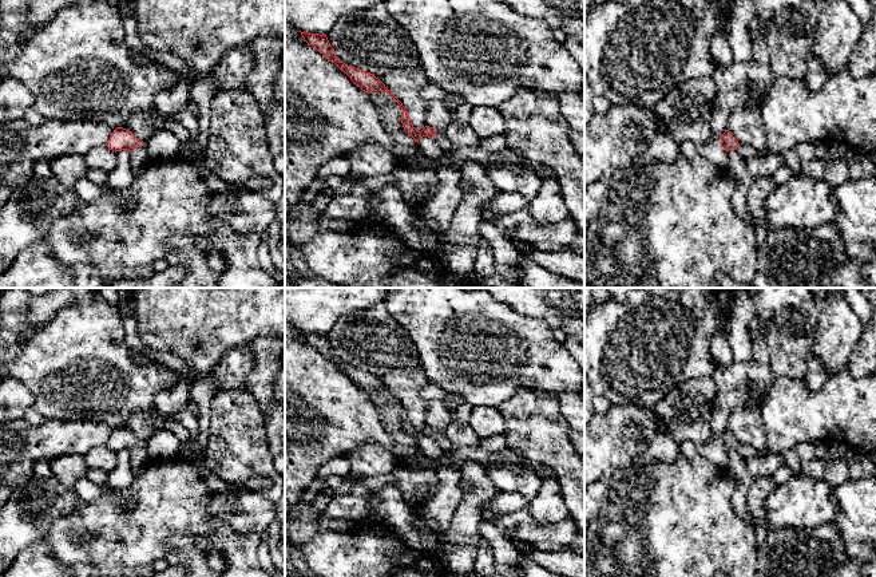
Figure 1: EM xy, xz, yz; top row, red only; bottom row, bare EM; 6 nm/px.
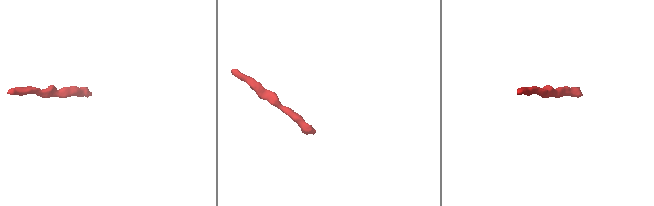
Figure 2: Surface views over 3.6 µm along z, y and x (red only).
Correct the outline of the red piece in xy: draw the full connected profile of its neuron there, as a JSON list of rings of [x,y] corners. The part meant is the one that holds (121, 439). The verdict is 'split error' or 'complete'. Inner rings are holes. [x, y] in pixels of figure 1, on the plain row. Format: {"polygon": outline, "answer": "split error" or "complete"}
{"polygon": [[[116,427],[106,446],[112,451],[127,450],[130,452],[130,465],[136,477],[152,461],[144,444],[128,430]]], "answer": "split error"}

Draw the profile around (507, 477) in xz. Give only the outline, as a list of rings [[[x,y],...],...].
[[[499,463],[485,466],[485,471],[500,493],[516,493],[531,501],[540,490],[540,477],[526,466]]]

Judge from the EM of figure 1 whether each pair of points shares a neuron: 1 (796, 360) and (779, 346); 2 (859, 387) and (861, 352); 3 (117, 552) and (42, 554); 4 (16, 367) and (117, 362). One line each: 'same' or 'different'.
1: same
2: different
3: different
4: same

